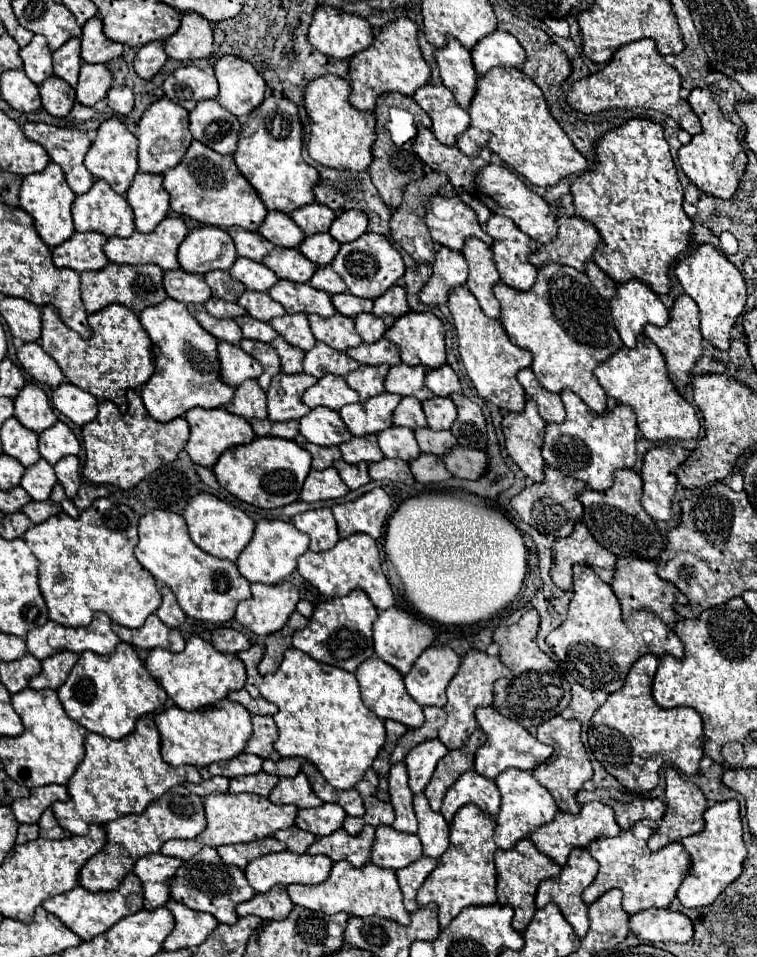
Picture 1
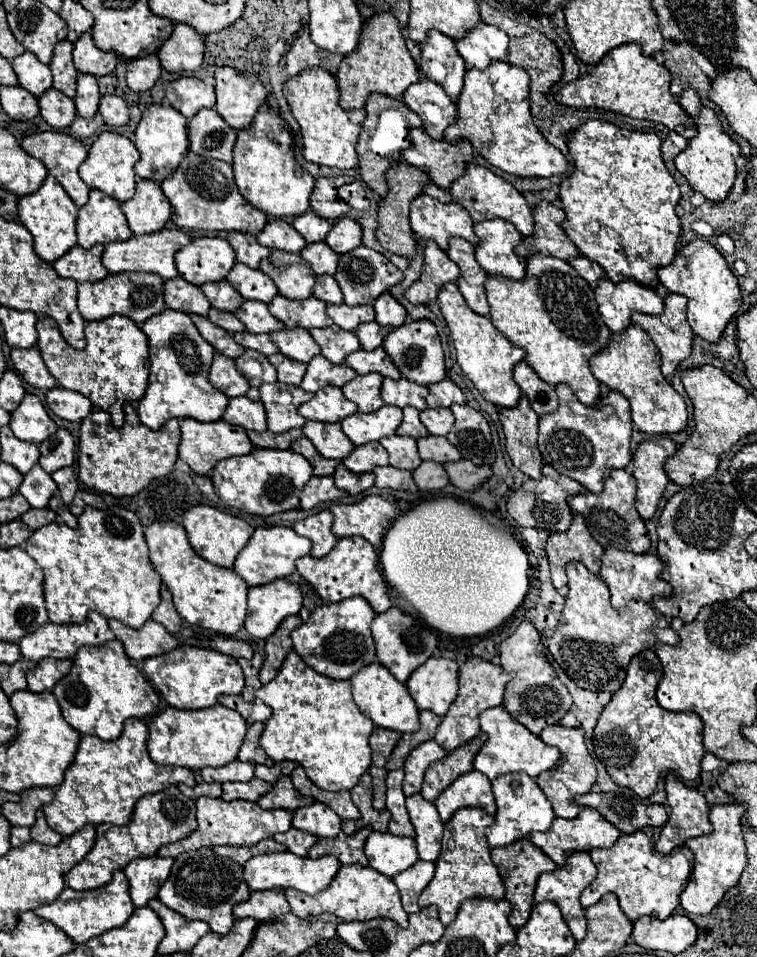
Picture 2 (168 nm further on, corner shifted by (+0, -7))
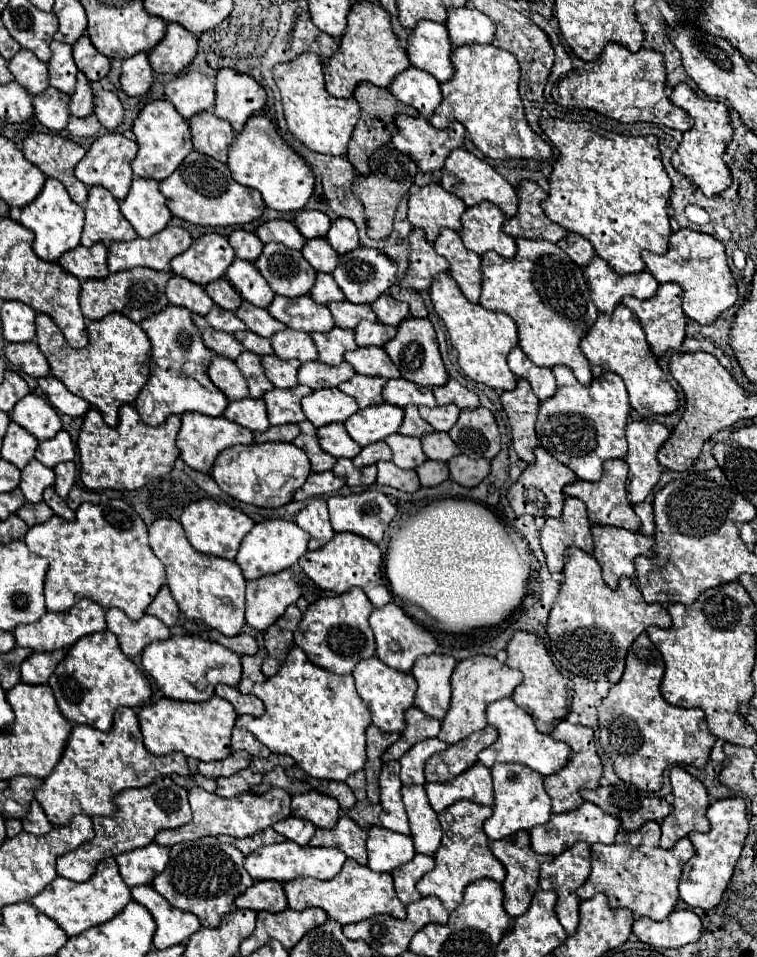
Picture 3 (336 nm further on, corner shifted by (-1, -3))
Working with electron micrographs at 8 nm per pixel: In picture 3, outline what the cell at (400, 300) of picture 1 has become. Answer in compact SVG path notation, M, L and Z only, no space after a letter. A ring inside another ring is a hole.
M390 293L380 295L374 303L372 303L372 311L376 313L378 321L384 325L394 325L398 327L398 323L402 323L408 317L408 303L400 303L396 299L392 299Z

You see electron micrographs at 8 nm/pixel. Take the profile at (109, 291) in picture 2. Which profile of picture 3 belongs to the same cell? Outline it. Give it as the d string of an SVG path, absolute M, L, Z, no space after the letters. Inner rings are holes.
M128 269L128 271L120 271L120 273L112 273L104 279L88 279L82 283L82 291L80 291L80 307L82 307L82 315L90 321L94 319L102 319L108 313L124 313L130 311L130 319L134 323L140 323L142 319L154 315L156 311L162 311L168 305L168 299L164 295L164 287L166 281L170 279L170 273L164 271L154 271L154 269Z

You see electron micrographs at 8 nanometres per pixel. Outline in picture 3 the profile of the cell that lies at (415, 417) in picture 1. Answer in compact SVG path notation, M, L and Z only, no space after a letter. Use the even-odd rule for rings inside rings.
M408 405L404 409L404 421L402 421L398 433L410 435L410 437L424 437L424 435L428 435L432 431L434 429L418 415L418 407L416 405Z

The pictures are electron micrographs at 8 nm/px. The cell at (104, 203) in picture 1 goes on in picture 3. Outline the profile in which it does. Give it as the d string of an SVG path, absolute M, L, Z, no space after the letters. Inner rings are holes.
M92 187L84 205L86 223L82 231L82 245L92 247L98 241L130 241L136 239L134 227L124 219L118 201L104 187Z

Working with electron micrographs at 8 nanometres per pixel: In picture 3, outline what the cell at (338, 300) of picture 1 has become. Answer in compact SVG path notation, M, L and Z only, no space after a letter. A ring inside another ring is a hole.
M340 301L340 303L328 303L328 309L334 317L336 327L342 327L342 329L356 329L356 325L362 319L376 321L376 315L370 309L370 305L354 305L348 301Z

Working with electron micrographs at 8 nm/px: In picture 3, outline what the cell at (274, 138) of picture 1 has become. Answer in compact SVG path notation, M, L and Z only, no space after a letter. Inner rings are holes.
M264 115L250 117L244 129L234 137L228 169L238 183L260 191L264 203L276 211L300 211L314 193L312 169L282 141L274 123Z

